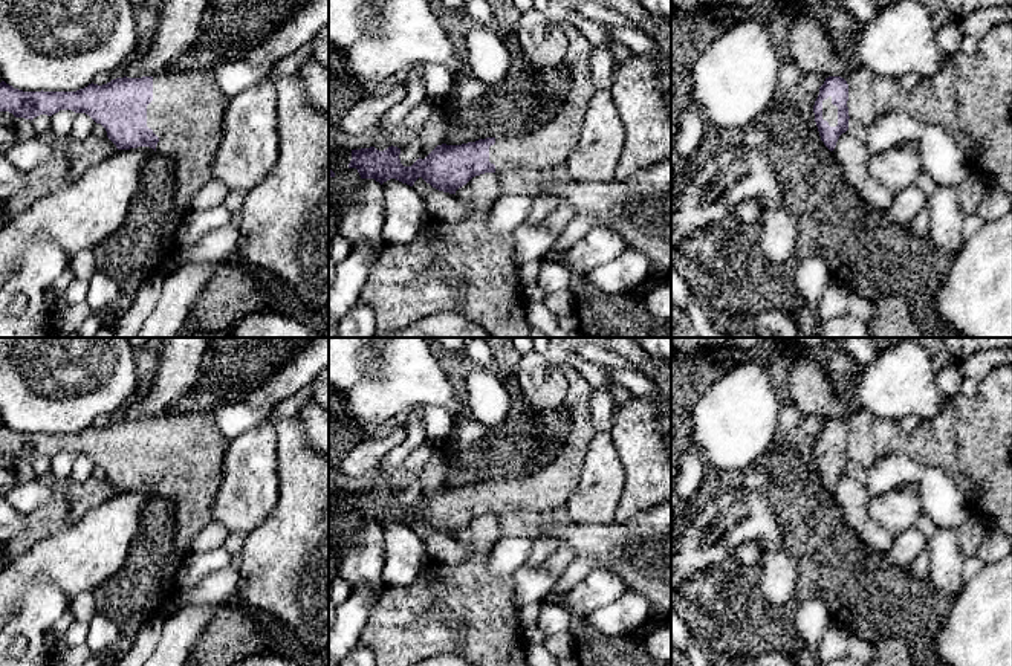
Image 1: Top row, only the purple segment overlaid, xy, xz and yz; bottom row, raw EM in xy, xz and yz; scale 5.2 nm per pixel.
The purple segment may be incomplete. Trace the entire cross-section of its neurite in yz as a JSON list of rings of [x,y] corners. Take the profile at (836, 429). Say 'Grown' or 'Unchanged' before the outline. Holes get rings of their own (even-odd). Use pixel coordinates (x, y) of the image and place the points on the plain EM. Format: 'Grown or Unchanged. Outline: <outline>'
Grown. Outline: [[[829,419],[819,429],[813,448],[815,464],[824,487],[833,493],[842,475],[848,472],[848,426],[841,419]]]

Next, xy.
Grown. Outline: [[[211,412],[167,414],[156,419],[116,420],[107,426],[89,426],[76,434],[23,434],[0,425],[0,454],[15,460],[52,458],[60,452],[89,457],[101,466],[118,492],[150,489],[168,498],[176,512],[176,553],[185,558],[199,532],[214,521],[212,506],[222,484],[226,438]]]

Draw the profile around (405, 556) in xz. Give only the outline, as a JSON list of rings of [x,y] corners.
[[[396,521],[382,525],[385,565],[382,579],[387,587],[410,585],[428,565],[430,556],[416,532]]]

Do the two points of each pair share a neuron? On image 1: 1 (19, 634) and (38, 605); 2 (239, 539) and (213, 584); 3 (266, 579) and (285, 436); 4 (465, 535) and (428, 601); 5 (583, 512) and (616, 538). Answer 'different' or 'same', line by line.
1: same
2: same
3: same
4: same
5: different

